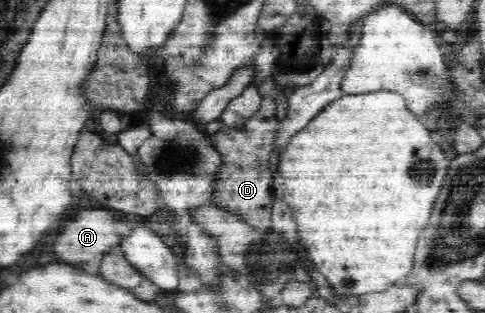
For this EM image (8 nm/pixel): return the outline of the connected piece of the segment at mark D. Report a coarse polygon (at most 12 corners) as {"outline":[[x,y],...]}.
{"outline":[[276,104],[209,135],[221,153],[213,202],[272,226]]}

